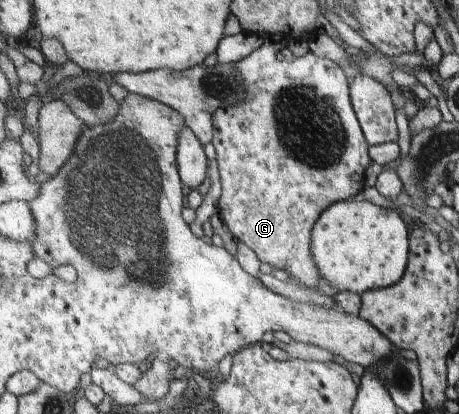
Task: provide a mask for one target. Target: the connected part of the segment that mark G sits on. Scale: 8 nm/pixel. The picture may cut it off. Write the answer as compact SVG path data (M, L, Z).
M276 33L274 36L265 38L265 43L256 52L237 62L237 71L243 78L243 85L247 90L247 98L232 107L218 109L213 116L215 135L212 143L217 148L219 174L223 184L223 192L216 197L219 202L217 204L218 210L220 214L223 214L223 218L235 240L242 240L250 248L253 248L262 262L272 264L276 269L284 270L290 277L306 287L314 288L320 282L320 278L323 277L312 248L314 225L328 207L332 207L337 202L346 201L348 198L354 199L356 194L362 192L362 189L366 186L364 174L366 174L366 170L368 170L368 166L372 164L373 160L369 153L369 141L365 137L365 132L353 107L349 85L350 78L345 73L345 69L336 64L336 62L320 58L311 52L308 52L303 57L295 58L292 62L287 62L285 59L280 61L278 54L287 47L287 43L288 39L286 37Z

